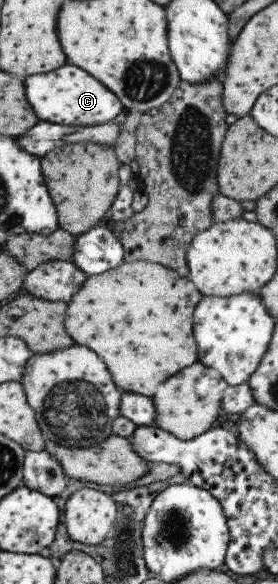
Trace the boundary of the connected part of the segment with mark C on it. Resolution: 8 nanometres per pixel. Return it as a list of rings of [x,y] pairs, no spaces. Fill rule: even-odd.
[[[72,64],[22,80],[24,95],[38,120],[63,126],[95,126],[110,122],[123,111],[118,98],[88,72]]]

